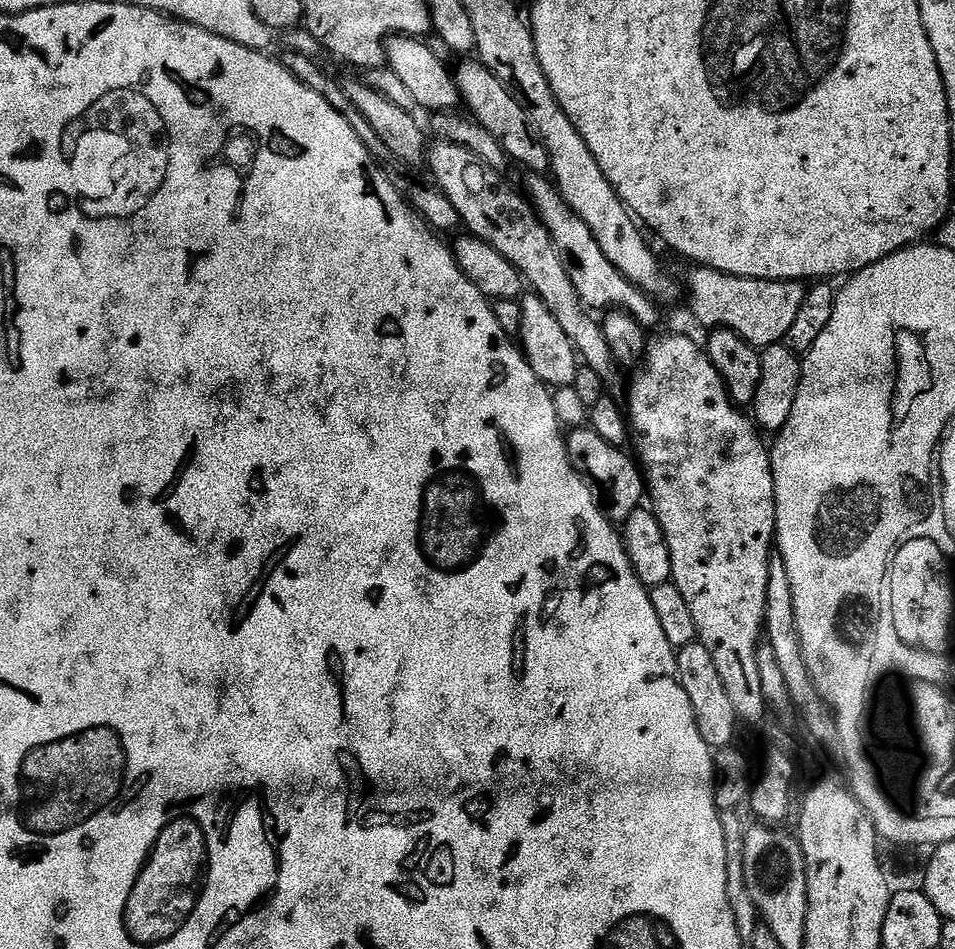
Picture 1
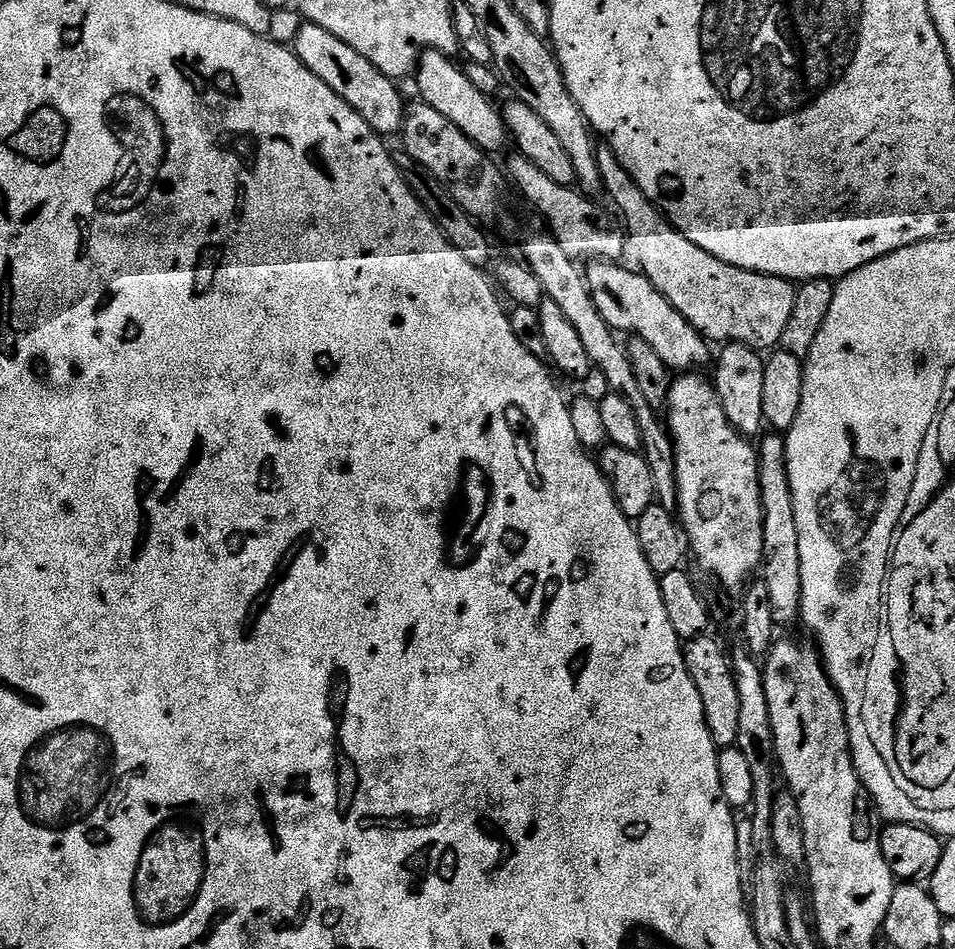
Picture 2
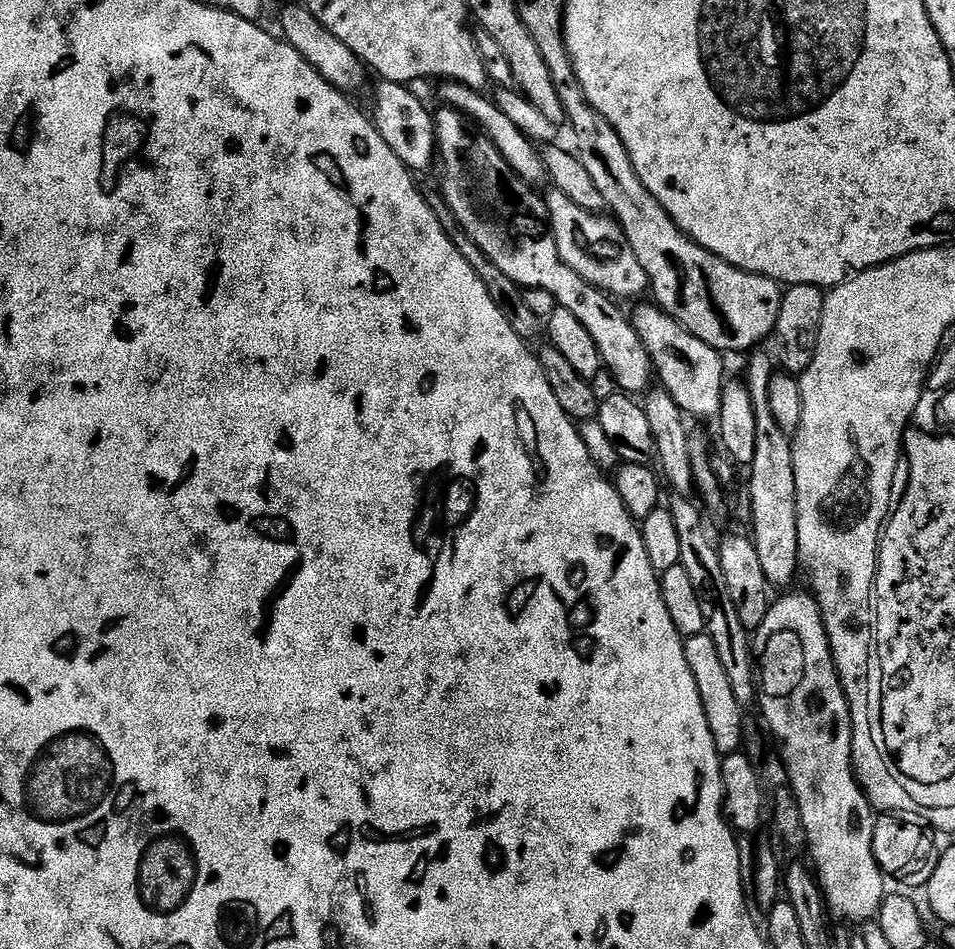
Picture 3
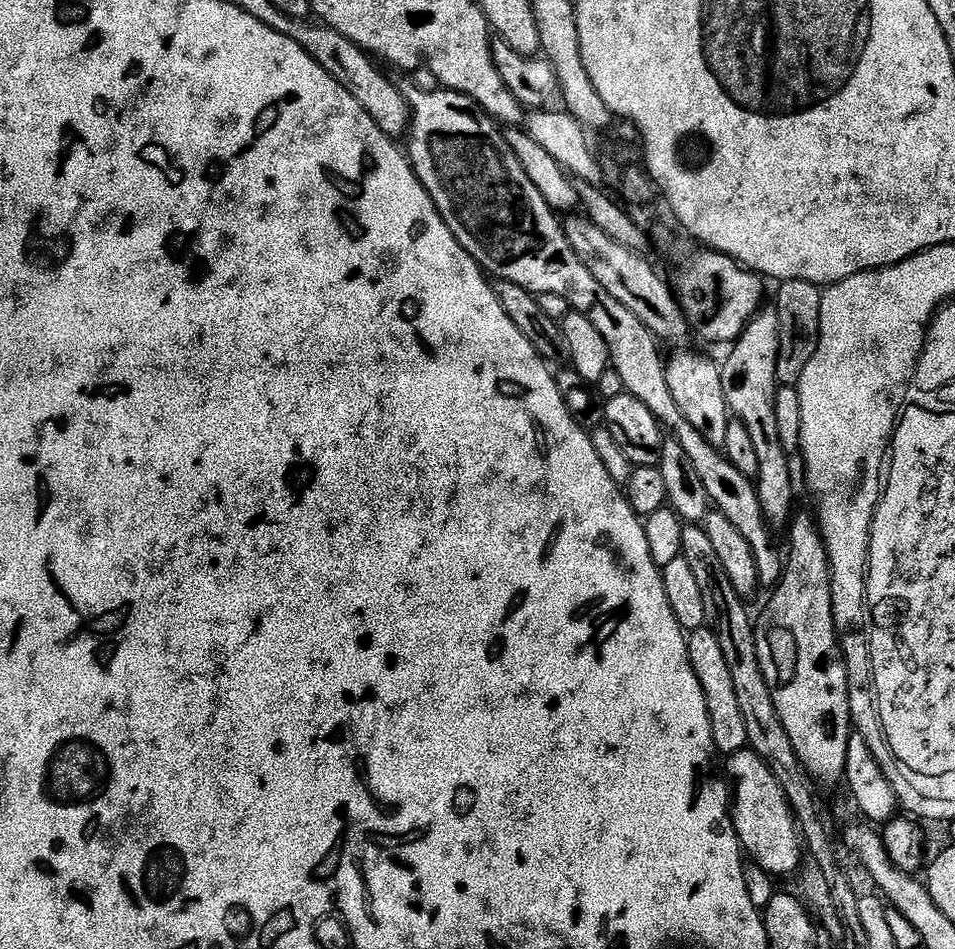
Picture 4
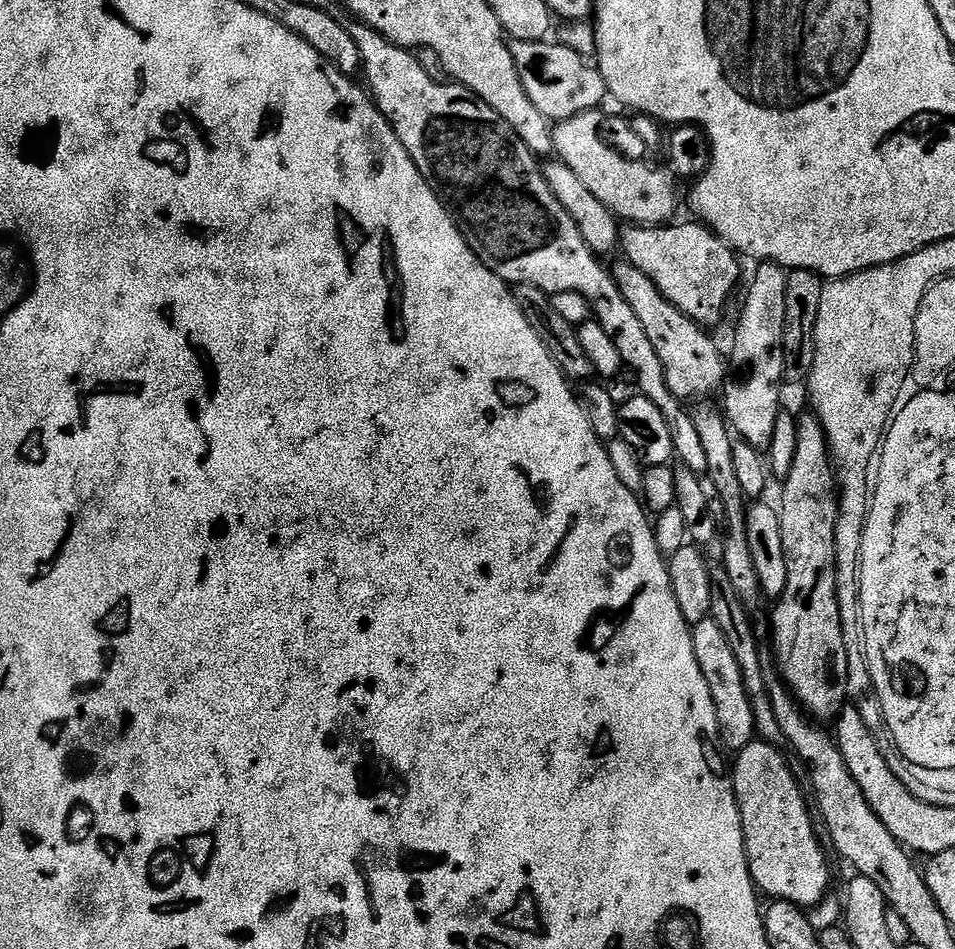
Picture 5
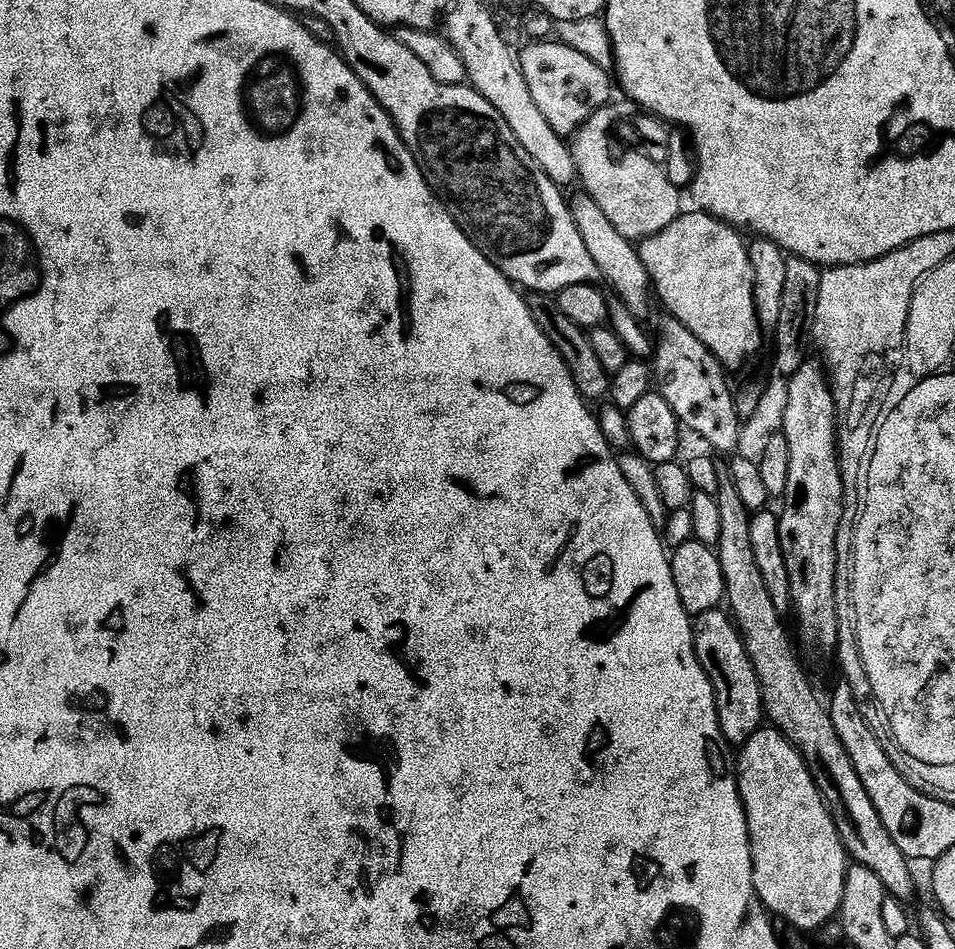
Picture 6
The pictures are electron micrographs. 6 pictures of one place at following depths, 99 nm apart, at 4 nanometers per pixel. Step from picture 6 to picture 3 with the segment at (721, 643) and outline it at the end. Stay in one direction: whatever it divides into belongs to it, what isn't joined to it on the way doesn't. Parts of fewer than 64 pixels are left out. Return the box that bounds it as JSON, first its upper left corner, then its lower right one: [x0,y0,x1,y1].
[684,634,746,757]

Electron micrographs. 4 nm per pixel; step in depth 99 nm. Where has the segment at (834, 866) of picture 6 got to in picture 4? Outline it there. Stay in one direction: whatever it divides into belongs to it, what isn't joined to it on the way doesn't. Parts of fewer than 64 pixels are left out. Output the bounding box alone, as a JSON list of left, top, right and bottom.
[726,750,802,876]

